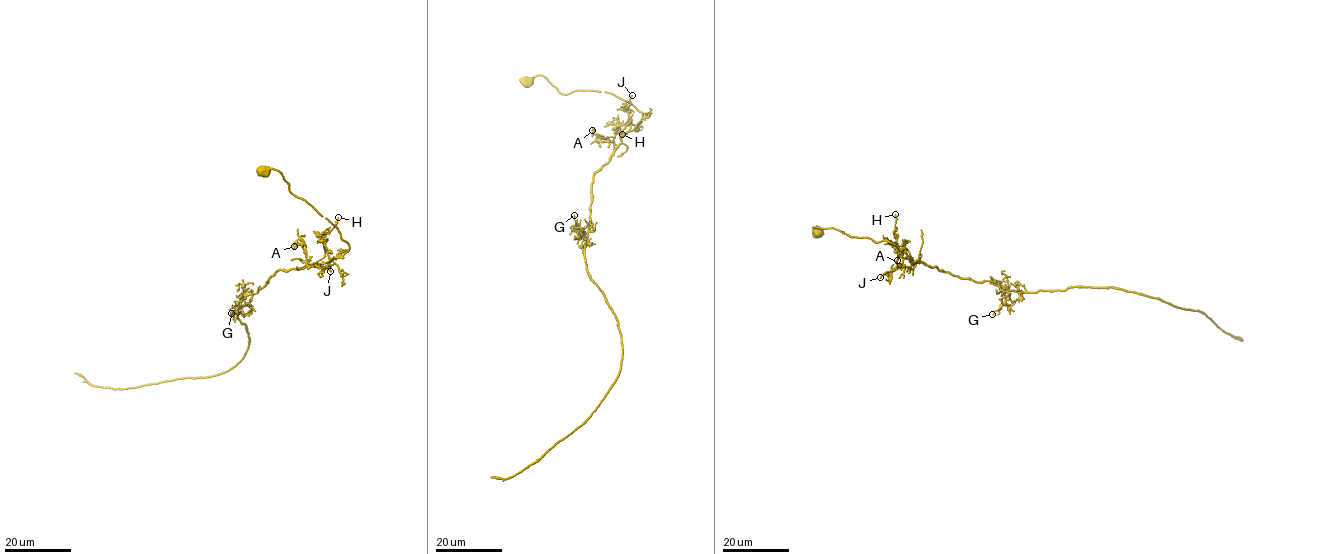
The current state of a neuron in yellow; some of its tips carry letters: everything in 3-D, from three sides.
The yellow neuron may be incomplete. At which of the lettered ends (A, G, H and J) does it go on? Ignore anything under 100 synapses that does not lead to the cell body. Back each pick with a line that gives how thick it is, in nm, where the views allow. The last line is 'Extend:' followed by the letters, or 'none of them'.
Extend: none of them

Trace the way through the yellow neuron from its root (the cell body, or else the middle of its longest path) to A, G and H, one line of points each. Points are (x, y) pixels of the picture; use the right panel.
A: (817, 232), (813, 226), (885, 240), (907, 253), (911, 268), (915, 264), (904, 252), (897, 260)
G: (817, 232), (813, 226), (885, 240), (913, 262), (975, 281), (995, 282), (1003, 287), (1005, 300), (992, 314)
H: (817, 232), (813, 226), (832, 227), (875, 242), (885, 240), (898, 246), (901, 256), (894, 233), (895, 214)

